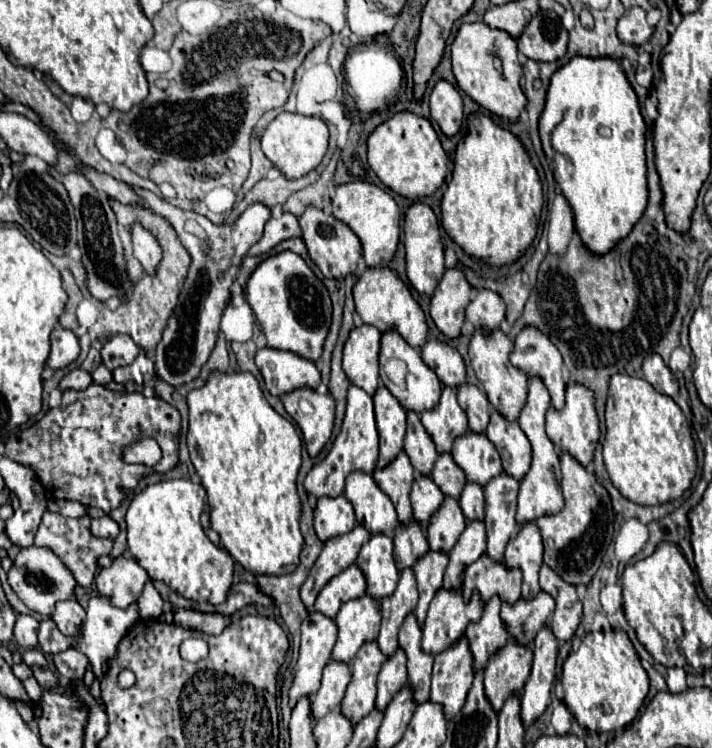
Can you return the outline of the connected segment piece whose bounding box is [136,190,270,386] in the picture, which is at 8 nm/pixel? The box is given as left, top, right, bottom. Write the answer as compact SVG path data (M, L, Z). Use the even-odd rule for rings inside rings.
M136 190L136 192L156 214L160 214L172 224L180 242L192 256L192 264L188 268L184 286L180 290L178 304L172 316L168 318L168 324L162 332L162 340L156 346L156 360L154 360L156 374L168 384L180 386L180 384L192 382L200 374L200 368L204 366L204 362L208 360L216 344L220 316L230 298L230 286L234 282L236 268L240 266L248 250L260 240L264 224L270 218L270 210L264 204L256 202L248 206L234 224L216 226L208 218L196 212L174 208L172 204L168 204L166 200L160 200L148 190Z

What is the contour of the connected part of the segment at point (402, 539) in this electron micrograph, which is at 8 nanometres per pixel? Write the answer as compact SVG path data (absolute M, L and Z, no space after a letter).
M412 520L406 526L398 524L394 536L394 556L396 556L398 572L402 572L404 568L412 568L412 564L420 560L424 552L428 552L424 528L416 520Z

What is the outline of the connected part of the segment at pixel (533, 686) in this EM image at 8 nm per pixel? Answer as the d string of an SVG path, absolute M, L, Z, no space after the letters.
M544 626L534 638L532 654L534 654L532 672L520 700L520 708L522 708L520 718L524 726L530 726L532 722L536 722L550 704L550 692L556 678L554 668L556 668L558 642L552 636L552 630L548 626Z

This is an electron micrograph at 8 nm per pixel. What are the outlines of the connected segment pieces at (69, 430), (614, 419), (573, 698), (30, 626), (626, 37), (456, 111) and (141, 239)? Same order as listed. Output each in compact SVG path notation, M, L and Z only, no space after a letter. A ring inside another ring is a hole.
M90 384L86 390L66 390L62 394L62 400L76 400L68 406L60 406L54 410L48 410L36 424L32 424L26 430L14 432L6 442L6 452L10 460L16 460L18 464L24 464L34 470L40 484L50 494L48 498L64 498L64 500L76 500L84 506L96 506L102 508L106 514L120 506L124 496L132 492L138 482L150 474L150 472L168 472L178 462L178 432L180 432L180 414L176 408L166 404L160 398L146 398L140 392L124 394L124 392L112 392L104 386ZM142 438L154 438L158 446L162 448L162 460L154 468L146 468L142 464L126 464L122 460L122 448L138 442Z
M614 374L608 386L606 400L606 442L604 442L604 464L612 484L622 496L636 504L656 506L674 498L680 498L690 488L696 470L694 440L690 424L678 404L660 392L656 392L646 380L628 374Z
M624 630L588 632L576 652L564 662L562 674L564 704L580 726L594 732L626 728L636 716L648 694L648 674Z
M20 614L16 618L14 624L14 640L20 648L36 648L38 640L36 640L36 632L38 632L38 622L28 616L28 614Z
M642 8L628 10L620 18L620 22L616 26L616 34L620 40L624 40L624 44L640 46L640 44L648 42L652 36L652 28L646 22L646 12Z
M440 80L430 94L430 110L432 120L440 126L440 130L452 138L460 132L464 118L464 104L460 92L446 80Z
M140 224L132 230L132 254L134 254L134 258L138 258L142 268L150 274L156 270L156 266L162 258L162 250L160 250L158 242Z

